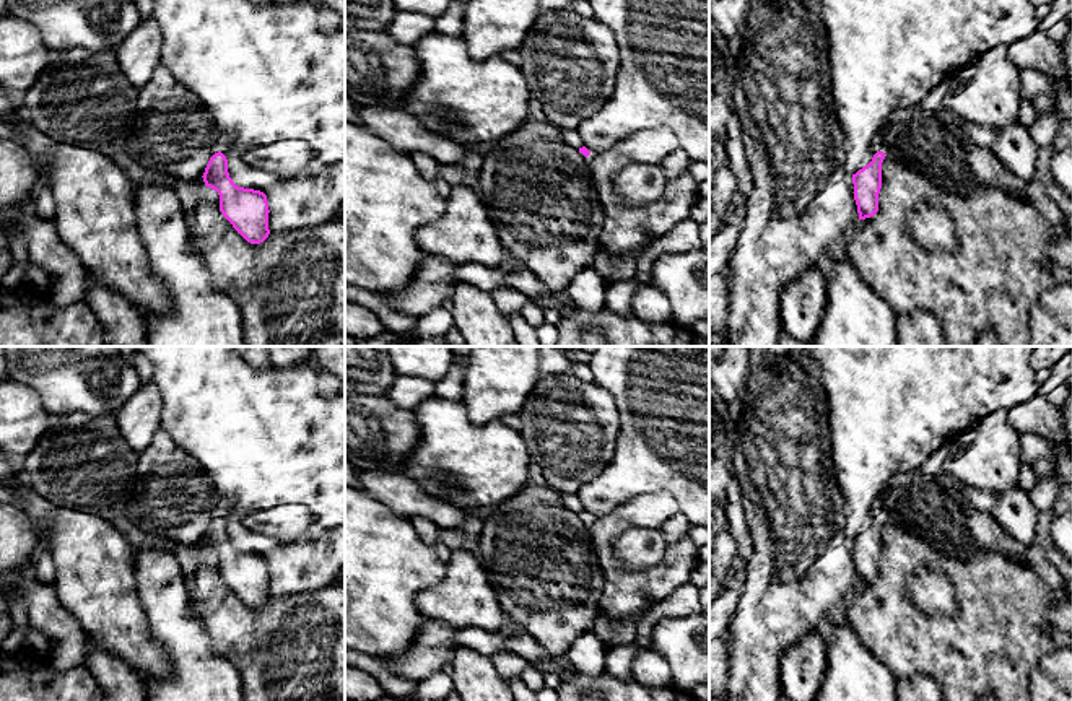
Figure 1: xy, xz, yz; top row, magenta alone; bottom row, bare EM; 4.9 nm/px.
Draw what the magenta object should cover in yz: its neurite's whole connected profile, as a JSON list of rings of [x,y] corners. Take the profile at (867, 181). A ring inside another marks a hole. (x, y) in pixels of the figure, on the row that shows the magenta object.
[[[875,143],[872,161],[852,174],[854,200],[859,220],[874,216],[878,211],[878,194],[882,189],[882,163],[890,156],[883,143]]]

